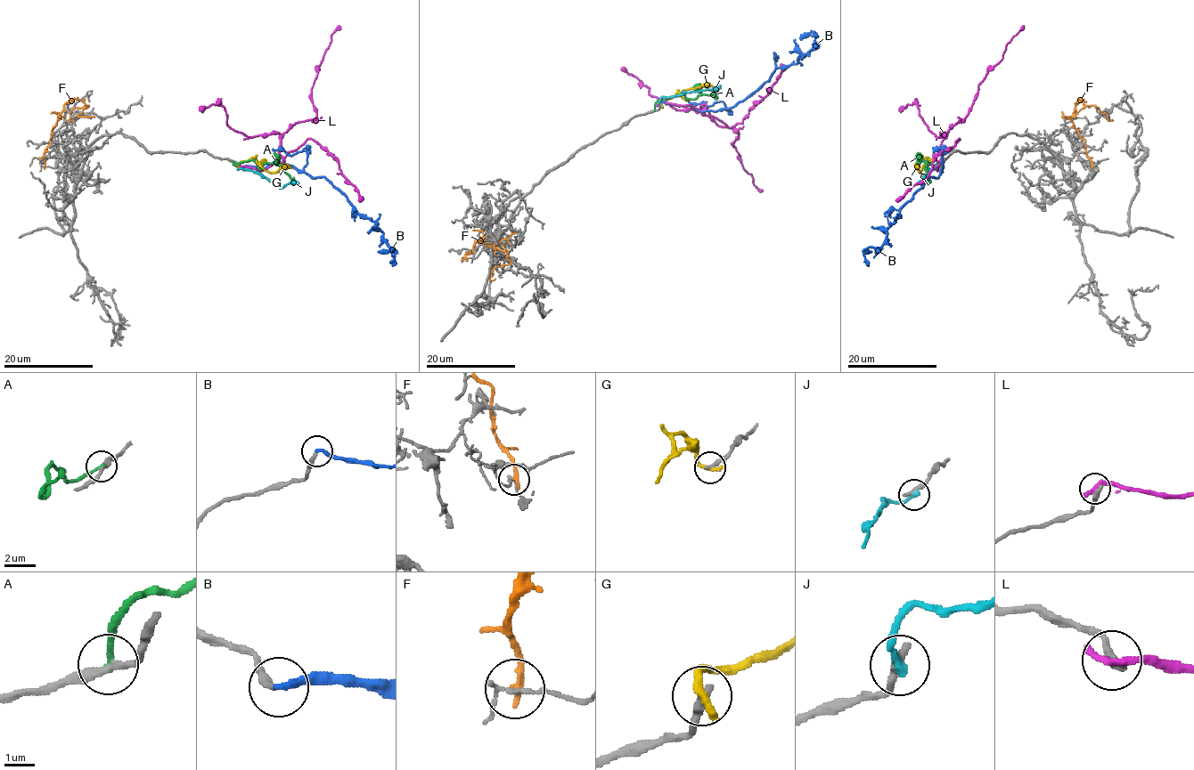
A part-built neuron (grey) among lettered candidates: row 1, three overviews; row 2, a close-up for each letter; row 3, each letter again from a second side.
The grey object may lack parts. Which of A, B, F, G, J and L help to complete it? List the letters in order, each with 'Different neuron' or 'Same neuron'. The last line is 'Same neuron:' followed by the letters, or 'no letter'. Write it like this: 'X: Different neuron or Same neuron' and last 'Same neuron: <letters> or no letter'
A: Different neuron
B: Same neuron
F: Different neuron
G: Different neuron
J: Different neuron
L: Different neuron
Same neuron: B

